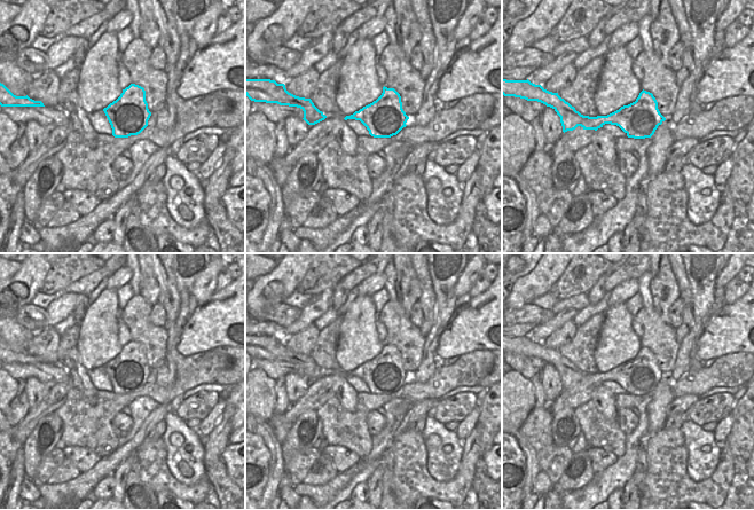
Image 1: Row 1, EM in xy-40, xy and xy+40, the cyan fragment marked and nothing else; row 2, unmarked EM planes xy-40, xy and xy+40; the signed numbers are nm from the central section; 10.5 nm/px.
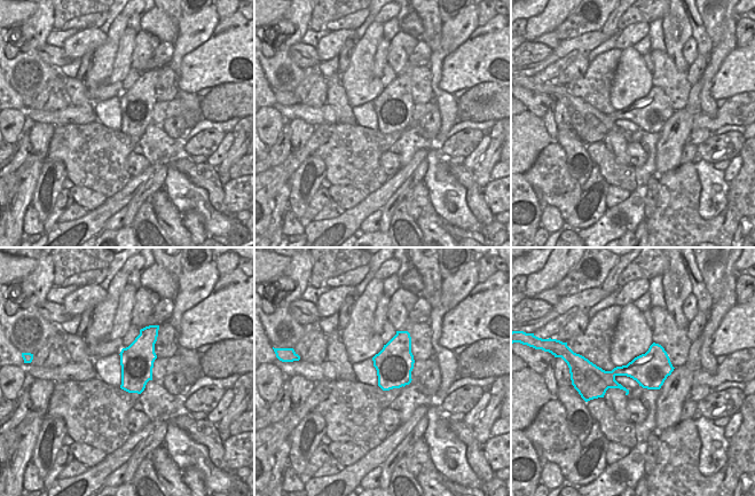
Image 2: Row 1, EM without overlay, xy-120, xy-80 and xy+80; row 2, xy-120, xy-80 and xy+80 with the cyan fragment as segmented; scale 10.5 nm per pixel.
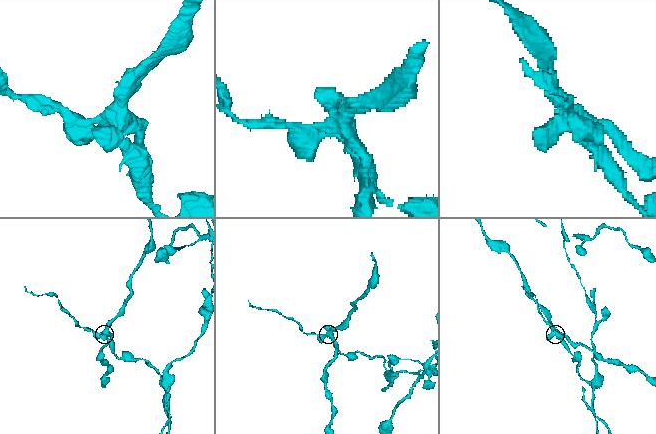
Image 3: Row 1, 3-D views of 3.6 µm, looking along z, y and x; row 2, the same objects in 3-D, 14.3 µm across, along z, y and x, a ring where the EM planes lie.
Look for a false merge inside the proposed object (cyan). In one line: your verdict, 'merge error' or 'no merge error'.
merge error

